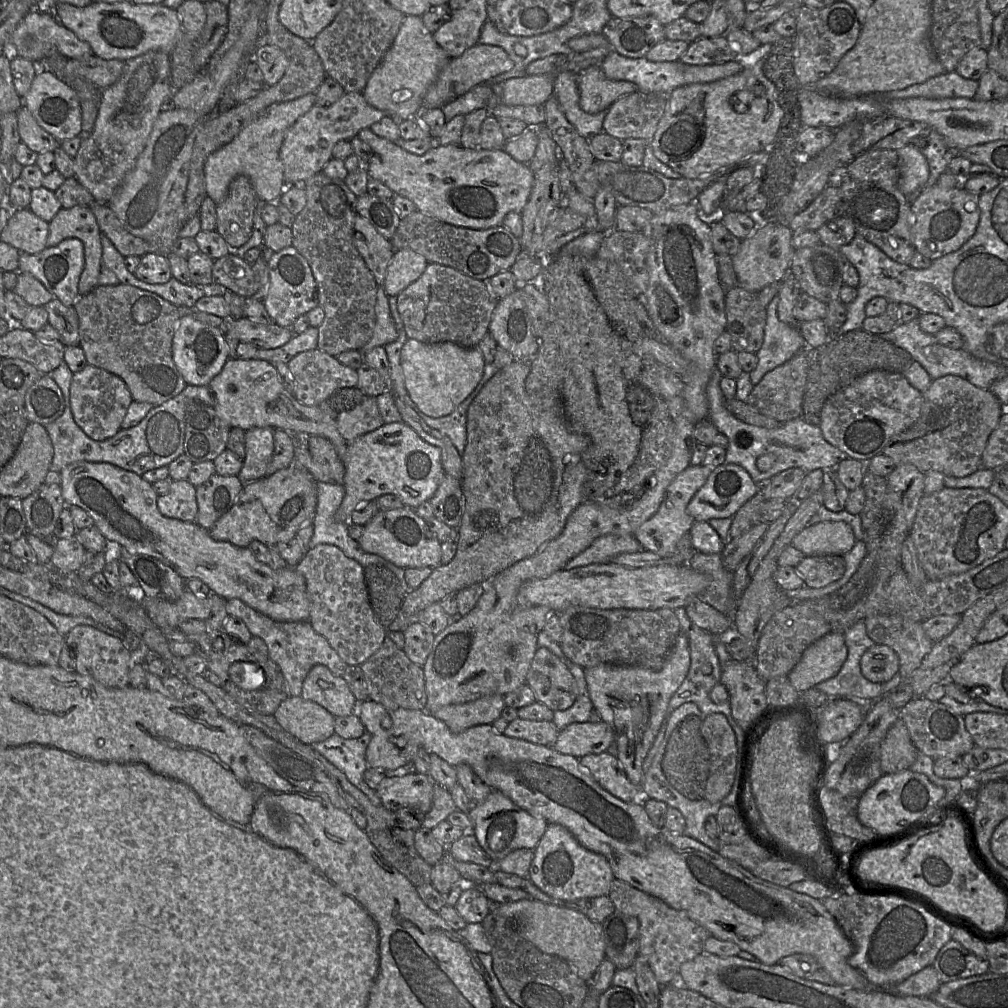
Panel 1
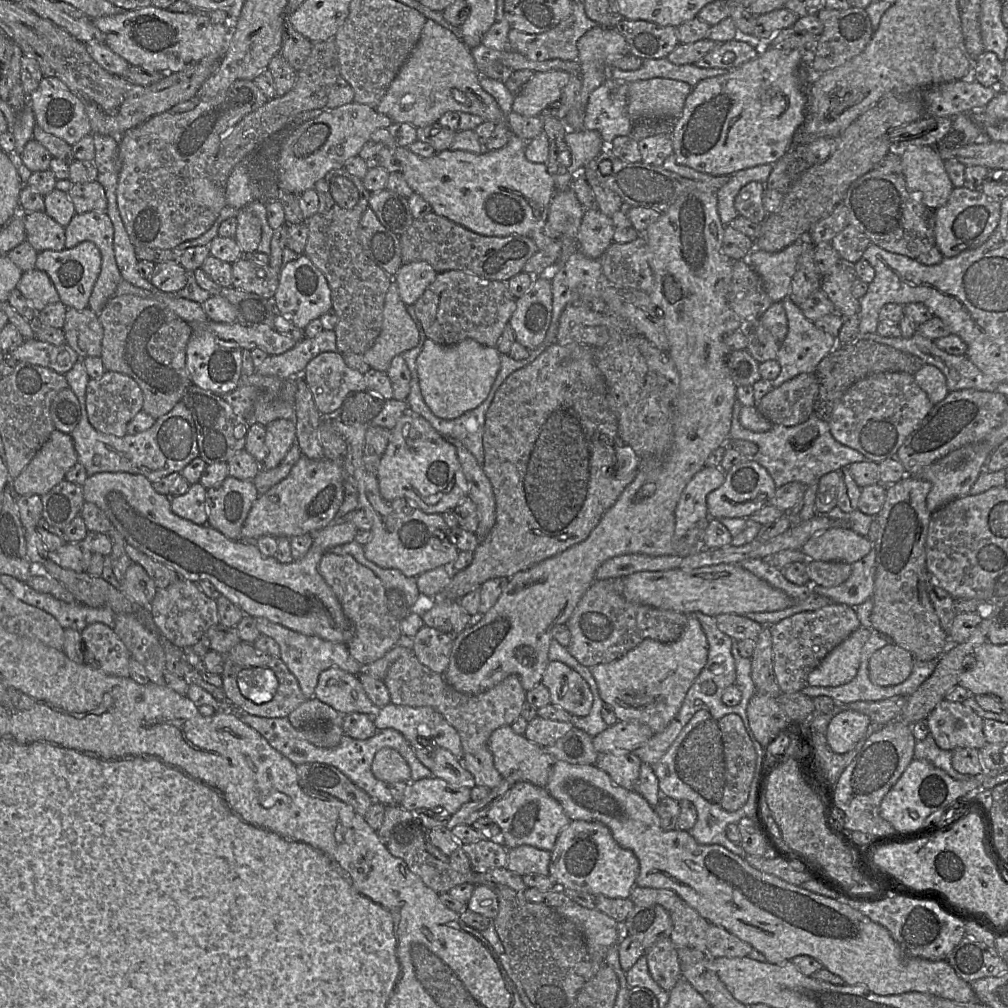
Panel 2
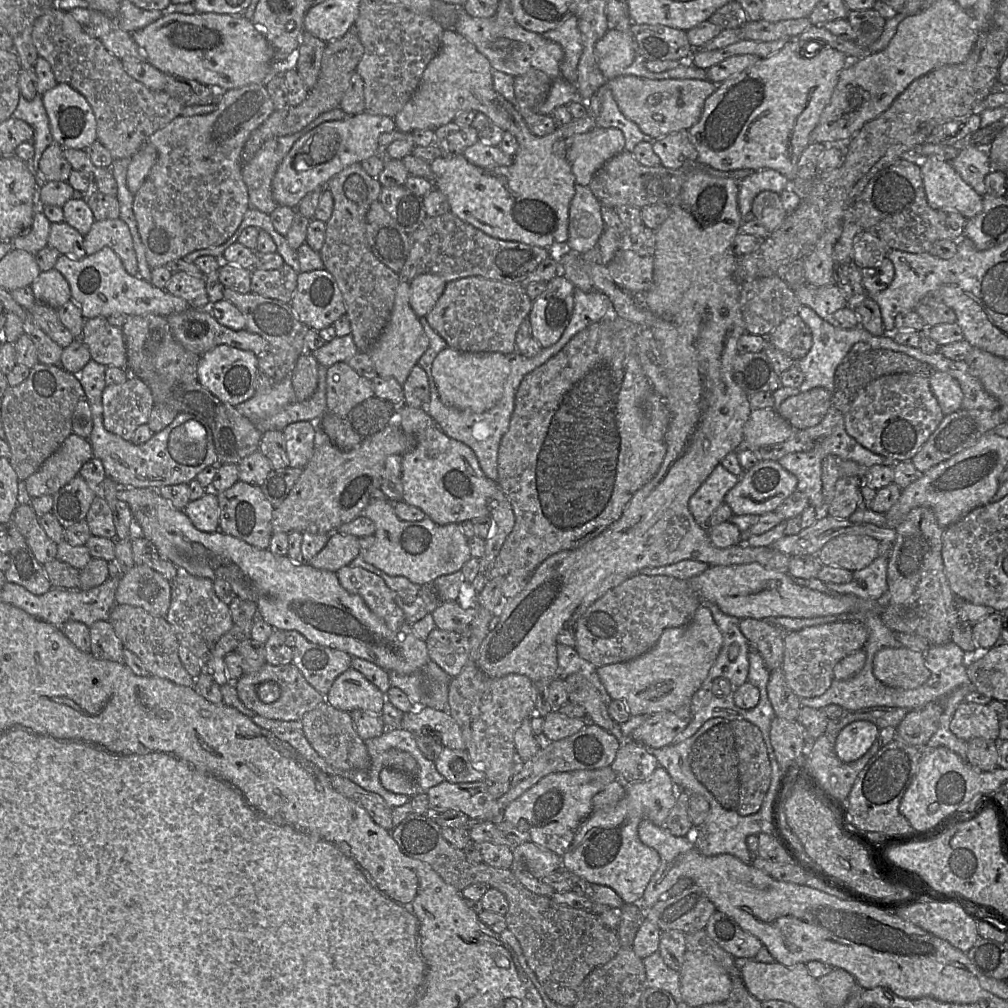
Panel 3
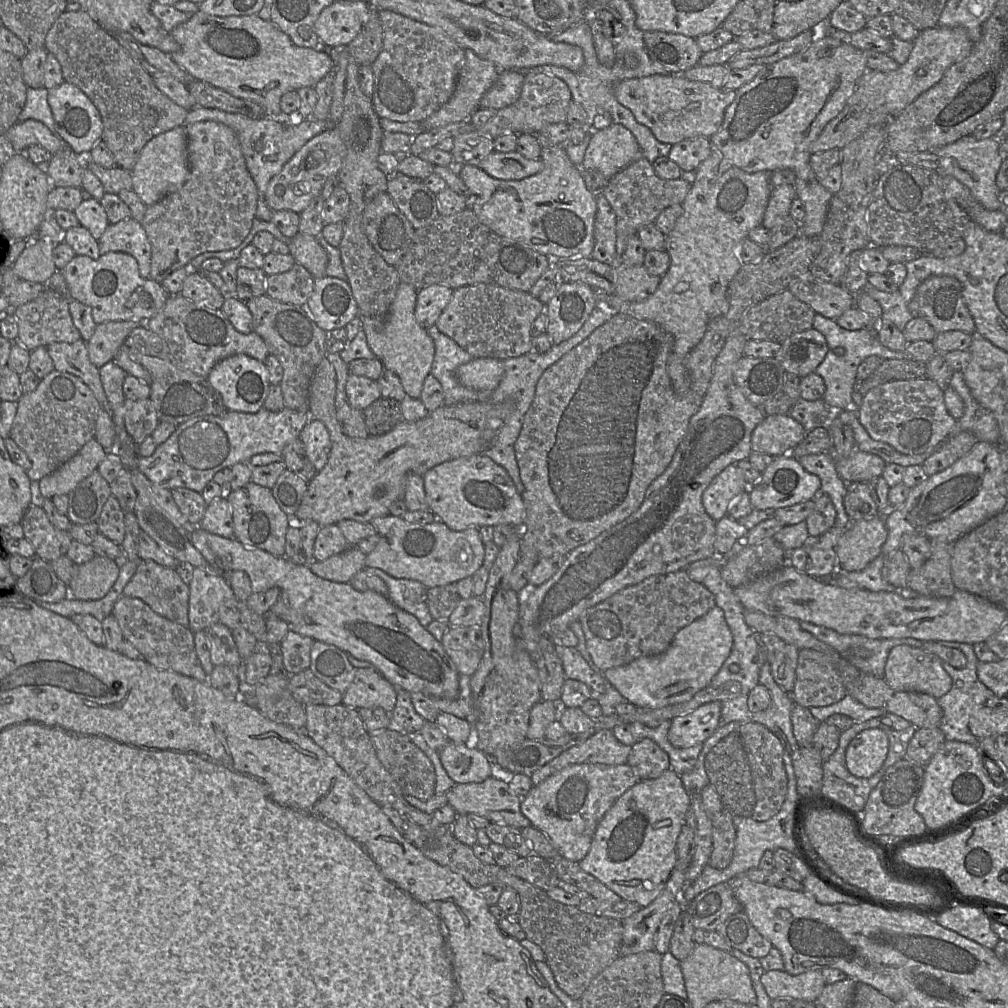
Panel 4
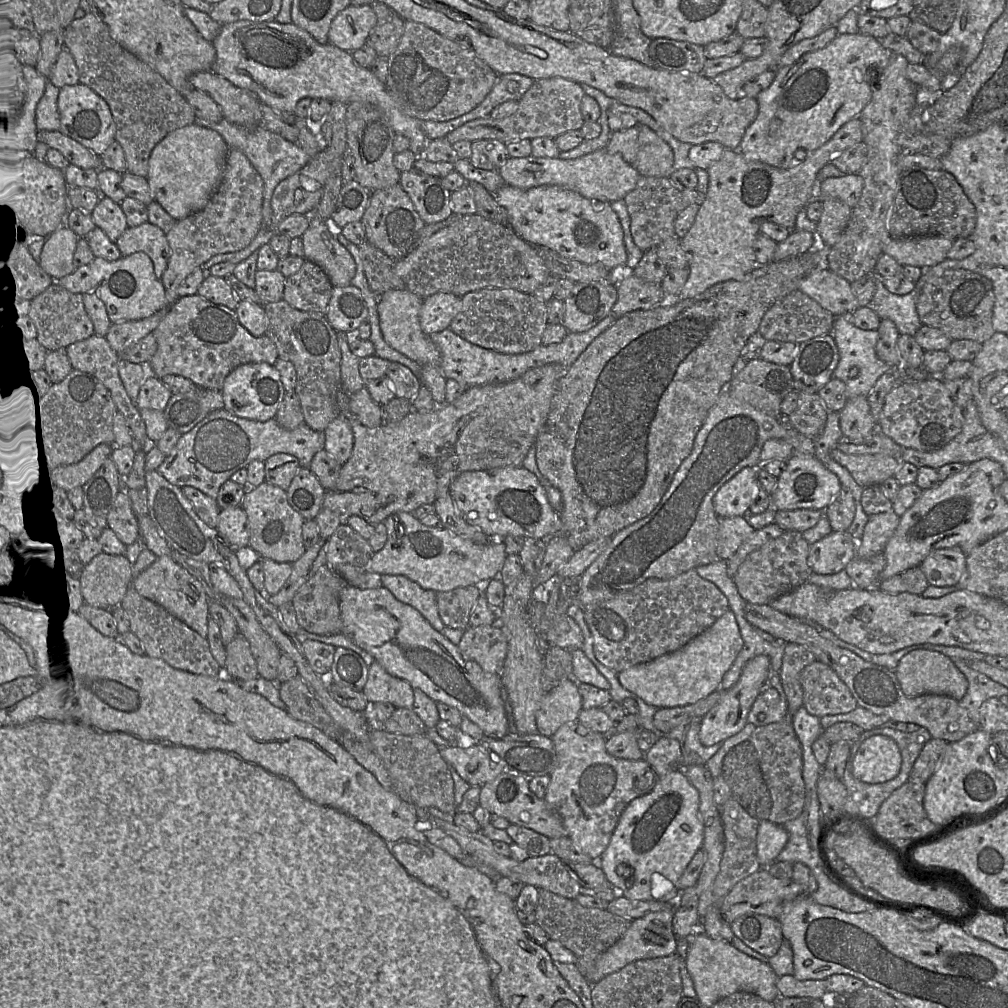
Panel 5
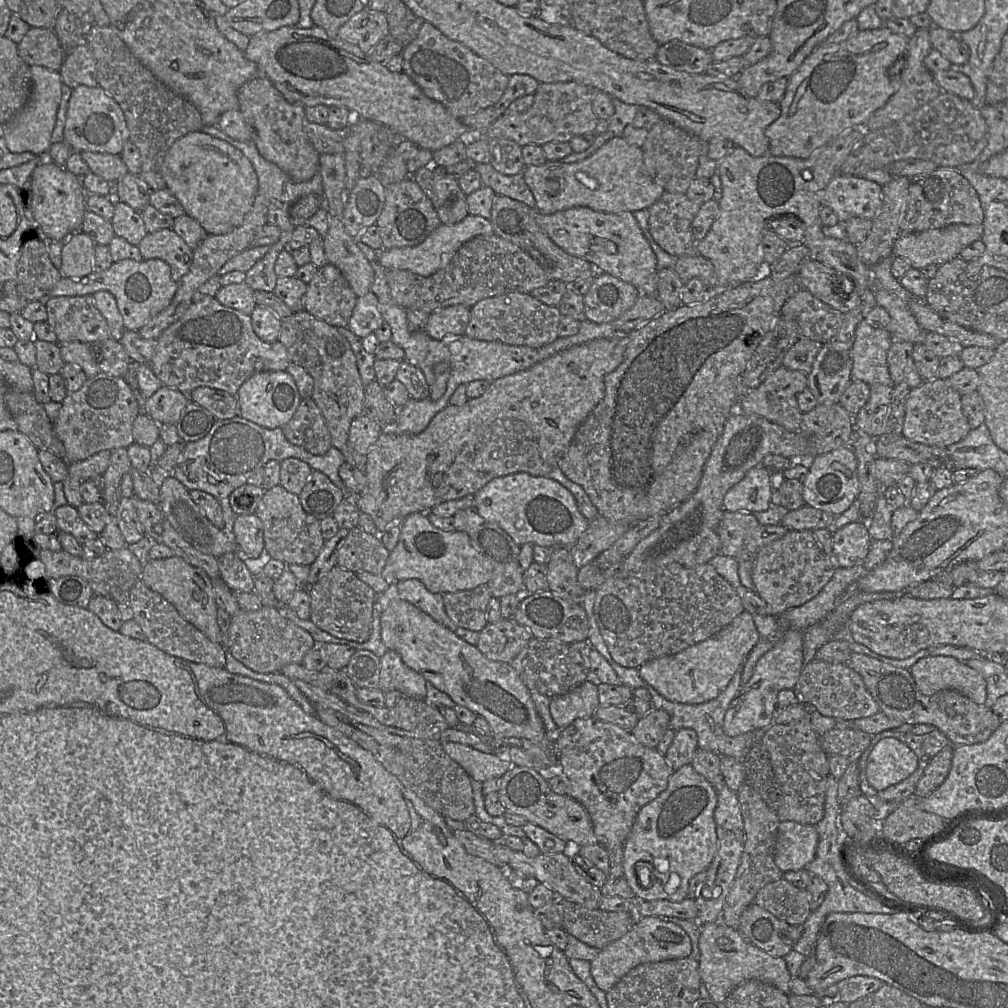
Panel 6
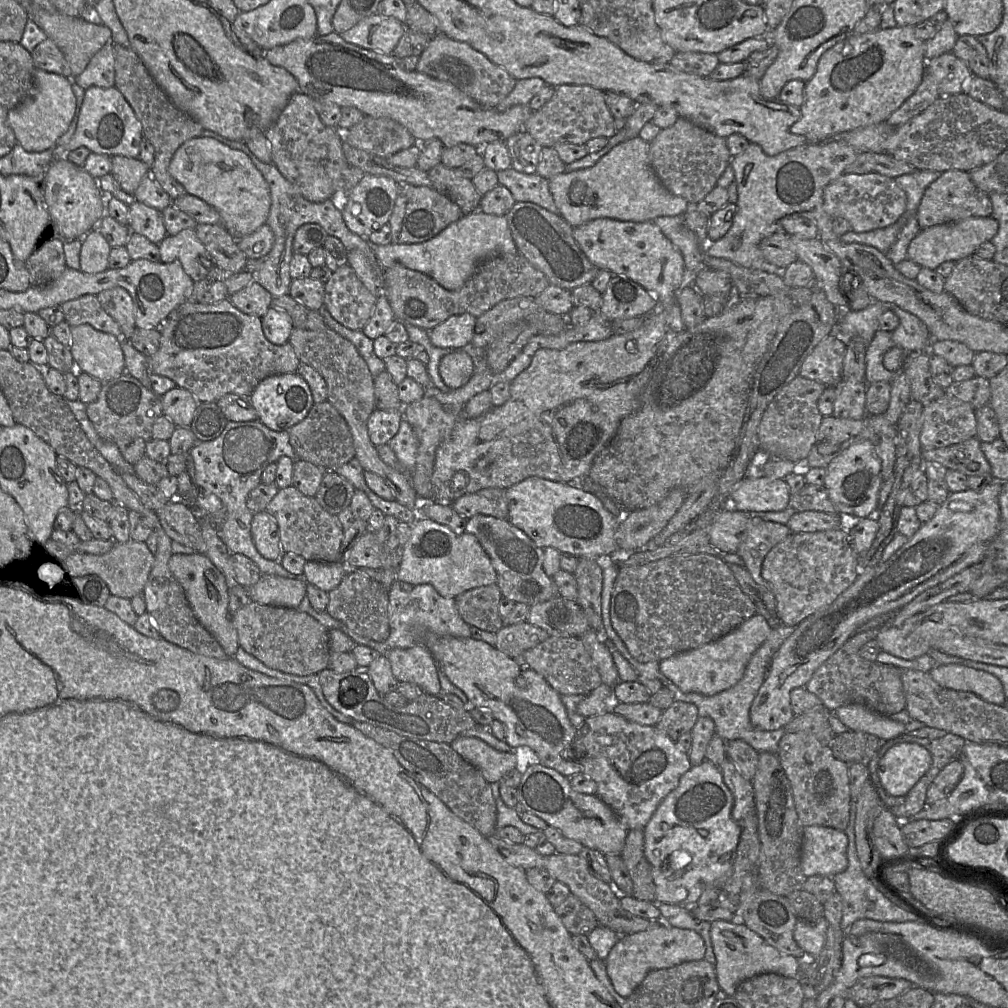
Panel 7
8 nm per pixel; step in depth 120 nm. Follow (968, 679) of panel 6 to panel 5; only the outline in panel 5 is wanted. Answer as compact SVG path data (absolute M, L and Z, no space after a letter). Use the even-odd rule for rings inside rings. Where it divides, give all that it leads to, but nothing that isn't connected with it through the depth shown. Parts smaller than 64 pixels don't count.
M924 649L910 651L901 658L894 671L903 693L909 697L937 694L959 701L965 695L968 687L966 677L955 666L952 659L937 651Z

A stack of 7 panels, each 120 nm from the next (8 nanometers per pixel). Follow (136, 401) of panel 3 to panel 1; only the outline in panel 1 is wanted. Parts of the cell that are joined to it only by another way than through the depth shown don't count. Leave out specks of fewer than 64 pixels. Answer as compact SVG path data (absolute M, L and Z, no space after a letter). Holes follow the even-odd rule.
M87 364L81 371L73 373L70 387L73 418L84 433L94 440L105 440L117 434L132 401L125 382L102 368Z

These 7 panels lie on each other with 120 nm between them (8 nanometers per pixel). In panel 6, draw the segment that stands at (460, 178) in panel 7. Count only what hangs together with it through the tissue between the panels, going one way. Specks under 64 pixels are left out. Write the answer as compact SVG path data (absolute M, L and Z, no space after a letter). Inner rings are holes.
M424 167L410 176L431 200L442 224L449 225L460 222L469 213L467 195L459 186L458 179L440 175L432 167Z

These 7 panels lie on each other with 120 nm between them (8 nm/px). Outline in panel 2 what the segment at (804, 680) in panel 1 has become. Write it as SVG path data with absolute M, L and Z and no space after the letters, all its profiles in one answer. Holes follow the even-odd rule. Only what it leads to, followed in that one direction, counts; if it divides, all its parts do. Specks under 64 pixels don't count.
M859 627L837 645L809 674L808 686L840 686L852 681L858 671L861 652L869 639L870 631Z

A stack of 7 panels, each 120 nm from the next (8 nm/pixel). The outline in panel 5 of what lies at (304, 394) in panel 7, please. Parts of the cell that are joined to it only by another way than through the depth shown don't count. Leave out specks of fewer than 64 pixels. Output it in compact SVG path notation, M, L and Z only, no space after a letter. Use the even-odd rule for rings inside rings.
M247 363L235 368L224 380L220 390L224 409L246 419L265 422L275 418L285 397L279 371L267 363Z

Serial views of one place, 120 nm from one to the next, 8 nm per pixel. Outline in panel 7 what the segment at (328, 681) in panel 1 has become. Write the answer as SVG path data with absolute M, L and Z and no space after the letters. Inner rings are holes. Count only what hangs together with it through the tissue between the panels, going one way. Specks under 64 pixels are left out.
M424 645L406 649L394 648L385 656L390 661L392 673L399 683L414 683L423 693L430 695L437 696L441 693L439 667Z

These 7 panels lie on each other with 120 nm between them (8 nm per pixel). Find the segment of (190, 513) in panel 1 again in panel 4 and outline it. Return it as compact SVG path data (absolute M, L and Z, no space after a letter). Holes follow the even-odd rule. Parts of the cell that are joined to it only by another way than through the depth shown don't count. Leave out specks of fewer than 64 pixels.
M225 497L214 498L207 504L198 527L224 538L234 538L231 506Z

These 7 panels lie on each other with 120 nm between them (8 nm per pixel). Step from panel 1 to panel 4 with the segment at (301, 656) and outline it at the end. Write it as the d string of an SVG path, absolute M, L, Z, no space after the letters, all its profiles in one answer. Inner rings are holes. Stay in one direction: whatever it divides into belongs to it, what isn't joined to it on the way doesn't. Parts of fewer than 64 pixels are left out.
M314 641L309 670L326 685L345 692L354 679L356 669L346 652L332 644Z

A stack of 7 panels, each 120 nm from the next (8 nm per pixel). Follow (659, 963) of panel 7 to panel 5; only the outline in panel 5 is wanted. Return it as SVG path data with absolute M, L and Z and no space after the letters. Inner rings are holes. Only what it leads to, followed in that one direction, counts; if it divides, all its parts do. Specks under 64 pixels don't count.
M662 910L632 920L624 935L597 958L590 983L595 984L634 961L676 954L679 939L673 930L673 913L672 910Z

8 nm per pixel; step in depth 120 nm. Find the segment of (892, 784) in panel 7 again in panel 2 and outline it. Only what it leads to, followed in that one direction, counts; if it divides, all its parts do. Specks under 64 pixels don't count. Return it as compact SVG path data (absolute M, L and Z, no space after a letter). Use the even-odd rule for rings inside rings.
M844 710L836 714L827 728L827 743L837 754L852 750L873 728L870 718L854 710Z

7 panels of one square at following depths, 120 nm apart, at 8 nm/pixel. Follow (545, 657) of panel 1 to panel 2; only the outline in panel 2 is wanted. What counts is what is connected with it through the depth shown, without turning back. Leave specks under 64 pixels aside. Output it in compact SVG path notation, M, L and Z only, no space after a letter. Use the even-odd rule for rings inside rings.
M550 661L540 684L548 688L551 704L579 717L590 713L593 694L589 684L570 666Z

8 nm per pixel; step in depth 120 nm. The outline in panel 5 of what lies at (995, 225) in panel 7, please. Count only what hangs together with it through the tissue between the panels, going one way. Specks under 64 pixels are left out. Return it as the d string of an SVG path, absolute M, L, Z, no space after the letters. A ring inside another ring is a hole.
M915 236L888 239L883 250L902 266L931 267L947 259L953 243L943 236Z

